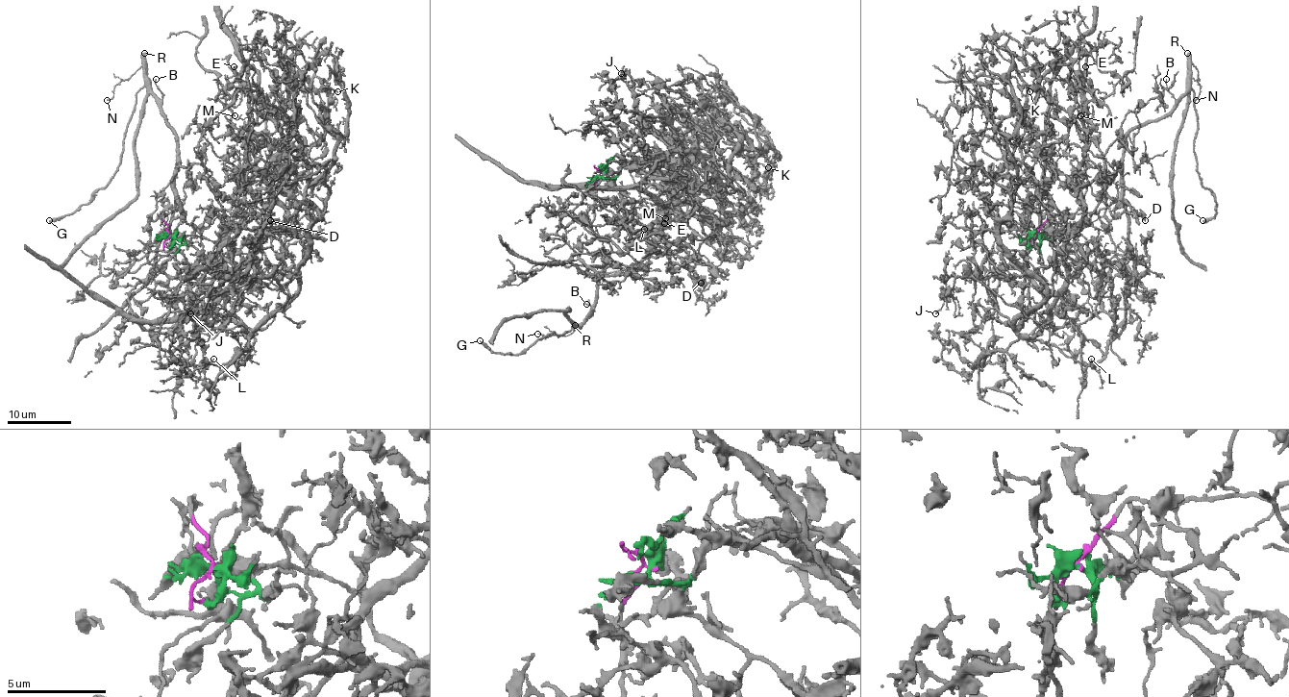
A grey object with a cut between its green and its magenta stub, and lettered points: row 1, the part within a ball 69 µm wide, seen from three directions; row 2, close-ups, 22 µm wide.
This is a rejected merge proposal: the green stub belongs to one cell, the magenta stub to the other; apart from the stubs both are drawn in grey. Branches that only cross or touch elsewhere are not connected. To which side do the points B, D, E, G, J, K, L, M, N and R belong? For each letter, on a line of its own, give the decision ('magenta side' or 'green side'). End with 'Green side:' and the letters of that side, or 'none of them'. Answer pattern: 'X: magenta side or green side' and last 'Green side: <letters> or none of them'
B: magenta side
D: green side
E: green side
G: magenta side
J: green side
K: green side
L: green side
M: green side
N: magenta side
R: magenta side
Green side: D, E, J, K, L, M

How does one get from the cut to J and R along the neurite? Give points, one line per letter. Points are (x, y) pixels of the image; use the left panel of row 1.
J: (172, 235), (217, 244), (234, 285), (210, 309), (249, 336), (287, 296), (253, 277), (186, 294), (189, 313)
R: (170, 235), (161, 212), (174, 211), (180, 201), (175, 190), (177, 138), (161, 102), (150, 90), (143, 52)

